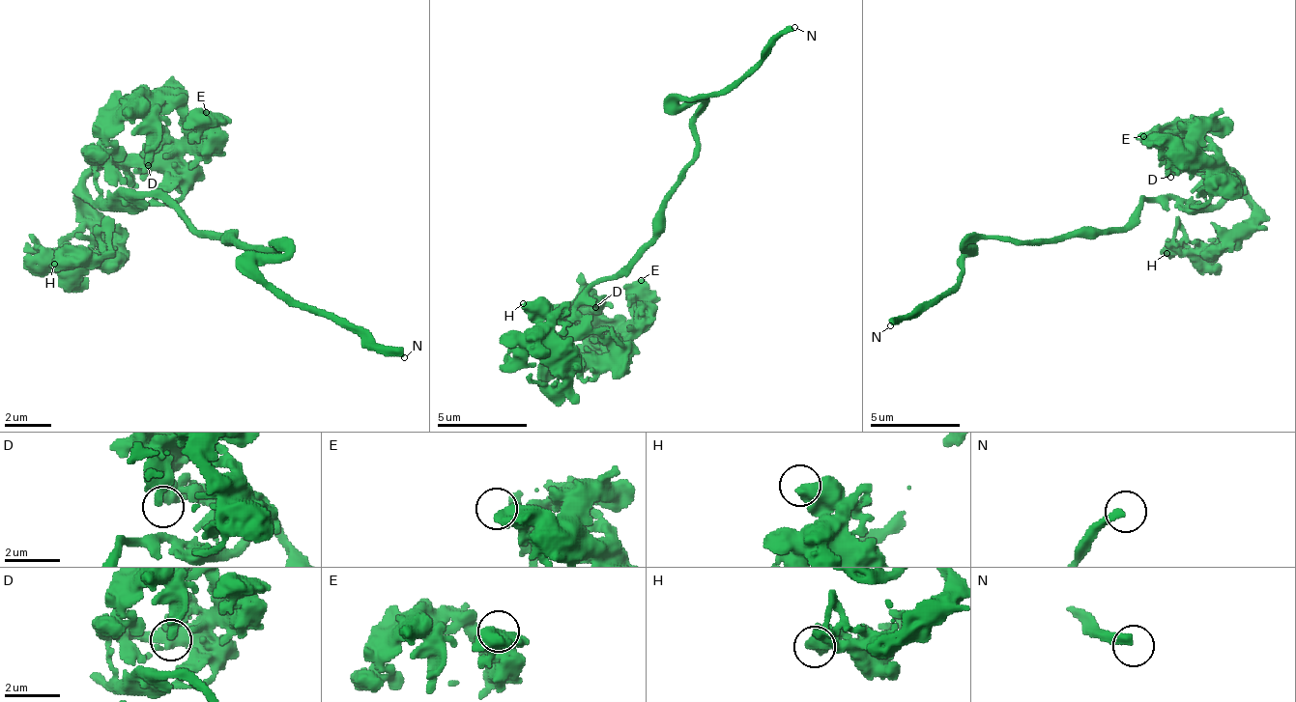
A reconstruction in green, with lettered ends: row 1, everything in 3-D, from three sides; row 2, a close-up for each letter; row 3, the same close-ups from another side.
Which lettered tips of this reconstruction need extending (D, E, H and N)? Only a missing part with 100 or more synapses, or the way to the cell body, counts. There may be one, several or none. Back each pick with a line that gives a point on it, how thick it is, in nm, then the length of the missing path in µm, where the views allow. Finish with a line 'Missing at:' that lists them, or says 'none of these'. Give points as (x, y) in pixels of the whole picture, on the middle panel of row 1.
N: place (794, 27); calibre 300 nm; missing 50 µm
Missing at: N

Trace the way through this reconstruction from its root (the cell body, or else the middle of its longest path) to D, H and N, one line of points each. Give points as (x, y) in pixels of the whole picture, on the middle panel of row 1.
D: (649, 239), (614, 275), (600, 280), (587, 294), (563, 334), (555, 330), (568, 317), (595, 312), (595, 307)
H: (649, 239), (587, 294), (577, 307), (573, 334), (545, 371), (550, 388), (563, 375), (523, 303)
N: (649, 239), (663, 194), (695, 154), (695, 113), (681, 99), (704, 99), (726, 91), (794, 27)

